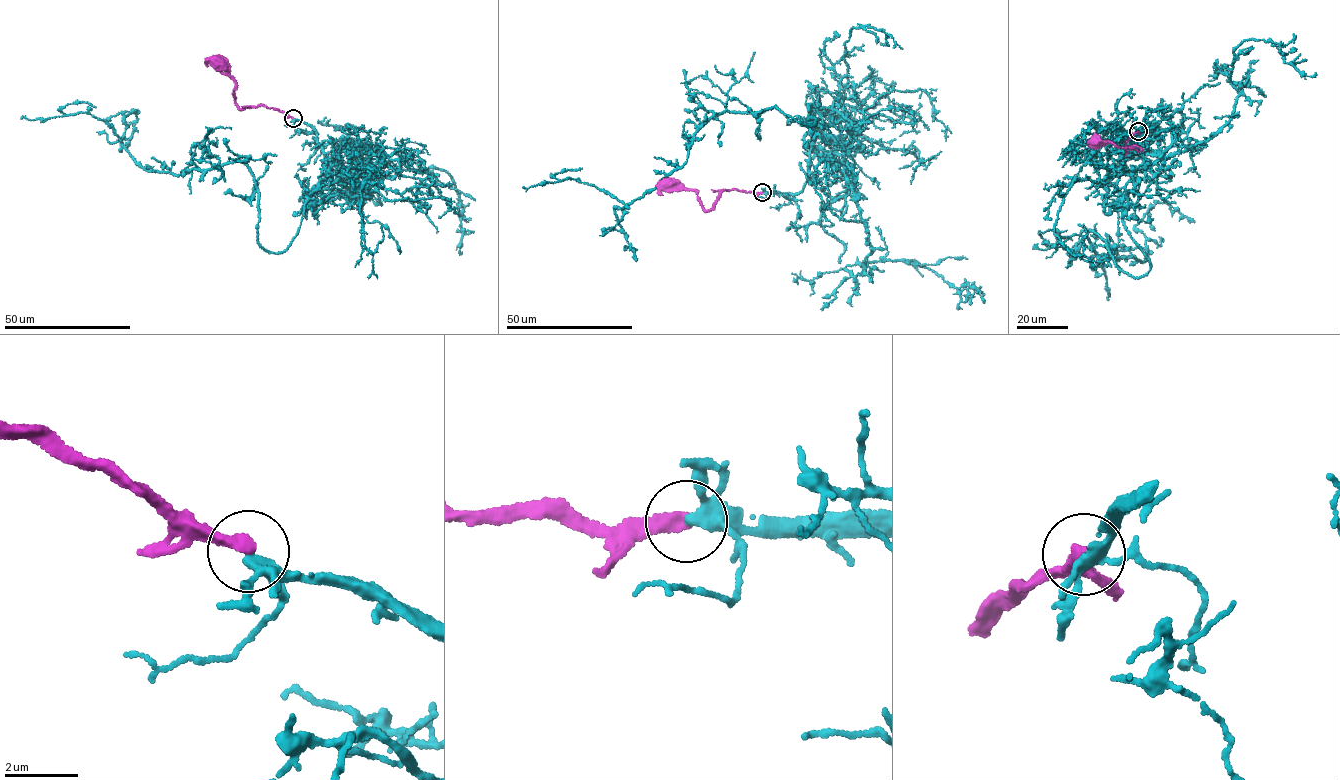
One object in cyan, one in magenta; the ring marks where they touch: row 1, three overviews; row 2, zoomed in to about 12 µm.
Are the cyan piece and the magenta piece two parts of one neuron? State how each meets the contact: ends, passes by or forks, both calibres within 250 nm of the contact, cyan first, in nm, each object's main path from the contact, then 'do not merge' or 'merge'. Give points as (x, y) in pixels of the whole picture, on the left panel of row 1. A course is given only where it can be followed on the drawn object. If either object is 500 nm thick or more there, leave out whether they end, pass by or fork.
cyan forks; magenta ends; calibres 240 and 400 nm; course cyan (292, 118), (312, 126), (331, 169), (277, 253), (259, 246), (244, 163), (154, 172), (86, 112), (21, 118); course magenta (292, 118), (262, 105), (238, 108), (233, 92), (236, 85), (223, 61), (216, 60); do not merge

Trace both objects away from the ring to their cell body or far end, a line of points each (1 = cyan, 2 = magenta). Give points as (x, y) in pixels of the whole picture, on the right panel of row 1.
1: (1138, 131), (1104, 206), (1150, 268), (1089, 230), (1098, 255), (1147, 250), (1105, 259), (1106, 300)
2: (1138, 131), (1126, 145), (1139, 151), (1140, 147), (1136, 146), (1122, 148), (1094, 138), (1093, 140)

